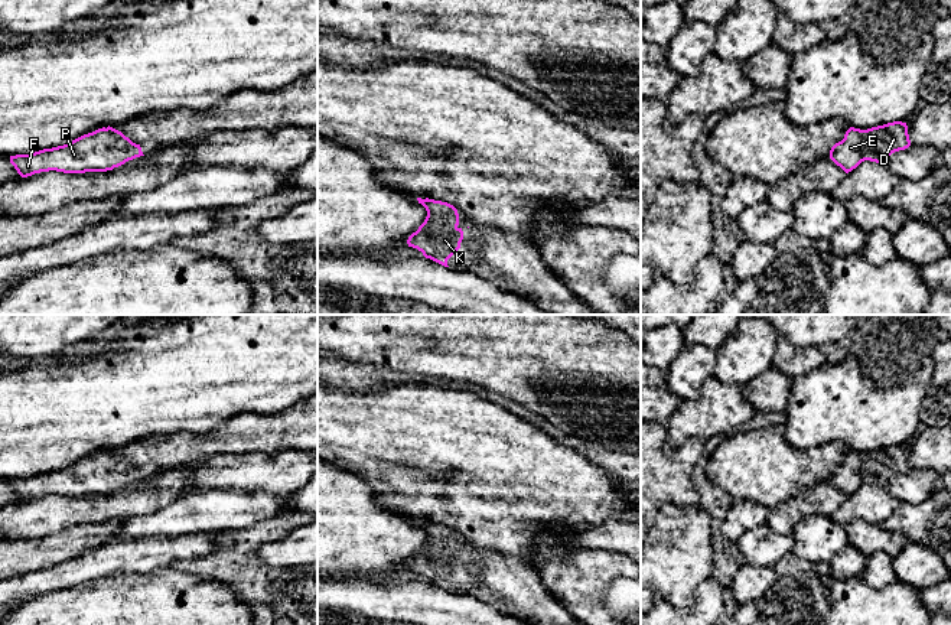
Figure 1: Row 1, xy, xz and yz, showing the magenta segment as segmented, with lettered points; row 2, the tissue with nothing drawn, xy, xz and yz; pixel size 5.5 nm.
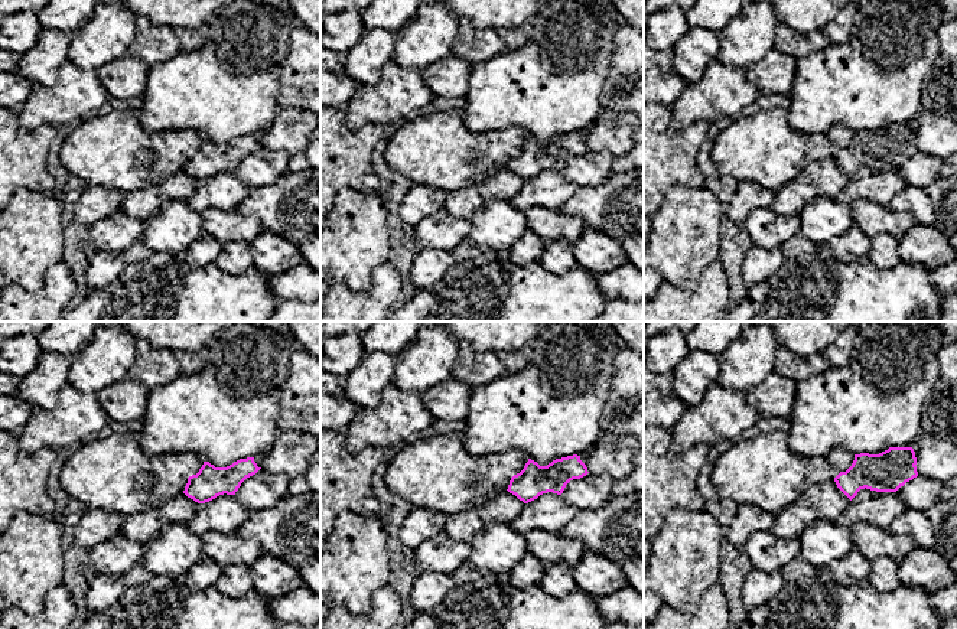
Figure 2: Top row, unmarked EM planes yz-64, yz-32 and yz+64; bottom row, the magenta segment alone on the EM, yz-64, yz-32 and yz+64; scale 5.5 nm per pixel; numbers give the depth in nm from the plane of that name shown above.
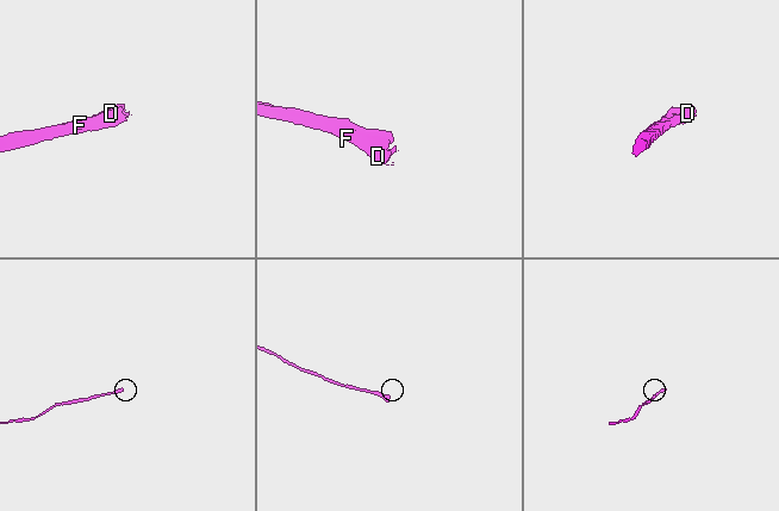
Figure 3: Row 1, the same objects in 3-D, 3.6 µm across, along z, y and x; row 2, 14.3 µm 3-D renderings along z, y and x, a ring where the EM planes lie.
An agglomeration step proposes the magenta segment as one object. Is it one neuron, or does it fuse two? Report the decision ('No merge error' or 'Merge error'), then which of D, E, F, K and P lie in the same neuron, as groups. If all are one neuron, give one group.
No merge error. Groups: D E F K P

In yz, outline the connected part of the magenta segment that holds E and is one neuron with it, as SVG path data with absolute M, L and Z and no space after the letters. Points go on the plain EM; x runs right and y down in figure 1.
M902 445L867 453L850 450L844 462L831 471L830 482L849 497L864 484L885 488L892 476L909 469L908 449Z

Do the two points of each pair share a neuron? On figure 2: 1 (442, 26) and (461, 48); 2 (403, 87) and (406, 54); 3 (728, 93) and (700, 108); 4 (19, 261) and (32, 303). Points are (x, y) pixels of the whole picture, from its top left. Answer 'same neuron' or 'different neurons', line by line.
1: different neurons
2: different neurons
3: same neuron
4: different neurons

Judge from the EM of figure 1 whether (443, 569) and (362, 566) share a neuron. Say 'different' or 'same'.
different

